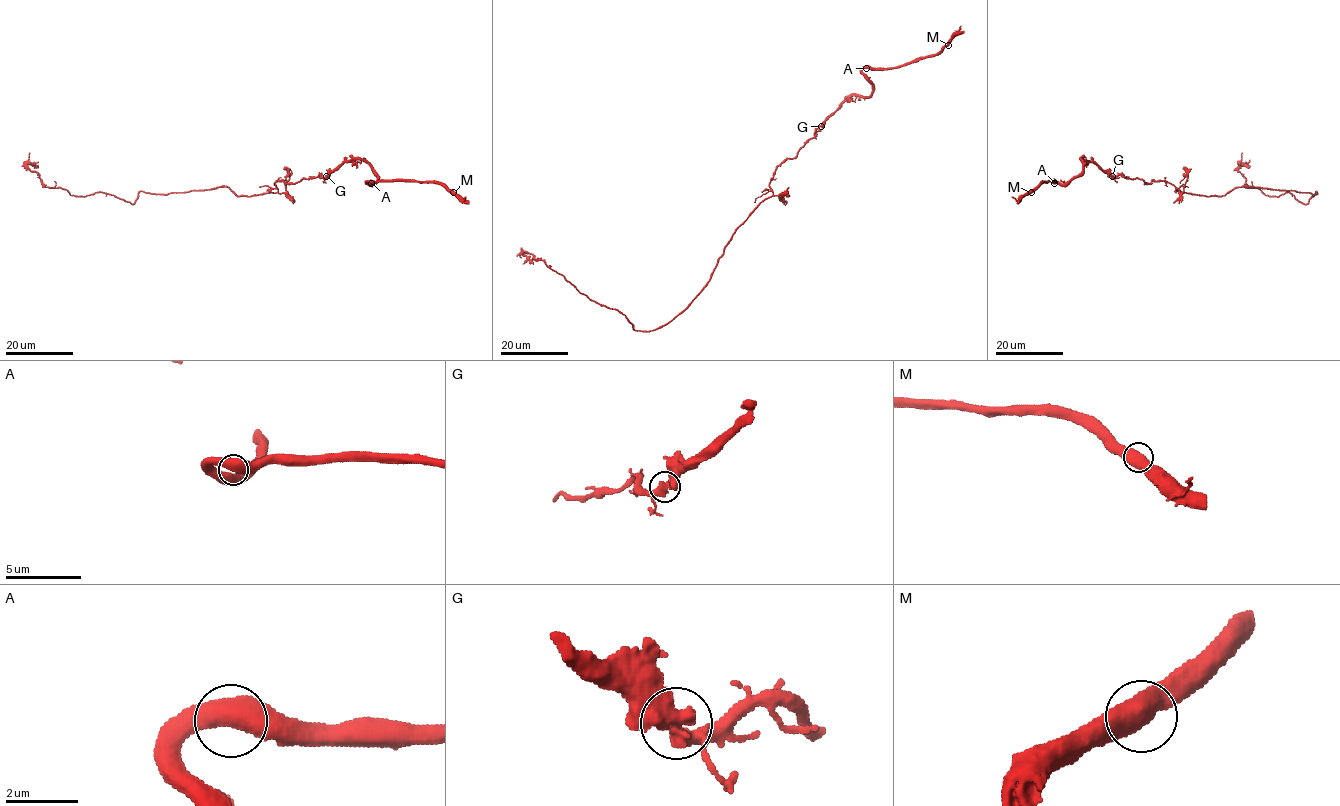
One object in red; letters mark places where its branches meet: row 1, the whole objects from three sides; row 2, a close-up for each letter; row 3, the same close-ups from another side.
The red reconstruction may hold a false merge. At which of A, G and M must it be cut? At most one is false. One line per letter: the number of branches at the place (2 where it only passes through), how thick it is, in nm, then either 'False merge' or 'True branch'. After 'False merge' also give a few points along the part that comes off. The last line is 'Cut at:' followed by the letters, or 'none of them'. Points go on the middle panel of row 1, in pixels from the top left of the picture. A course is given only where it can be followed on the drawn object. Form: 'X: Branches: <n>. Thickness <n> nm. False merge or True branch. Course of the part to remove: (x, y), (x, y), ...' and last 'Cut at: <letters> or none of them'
A: Branches: 2. Thickness 550 nm. True branch
G: Branches: 2. Thickness 500 nm. False merge. Course of the part to remove: (822, 126), (777, 166), (773, 193), (733, 234), (709, 281), (656, 329), (635, 331), (524, 251), (533, 264)
M: Branches: 2. Thickness 500 nm. True branch
Cut at: G

